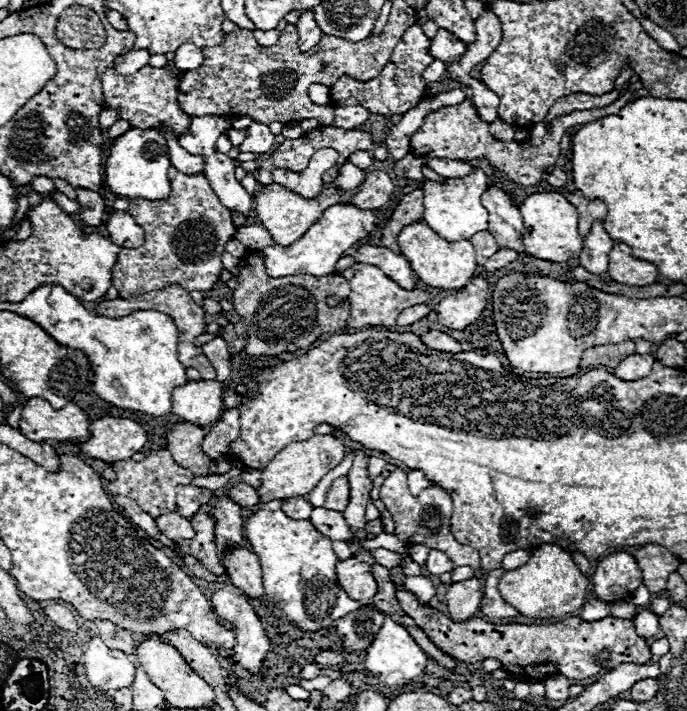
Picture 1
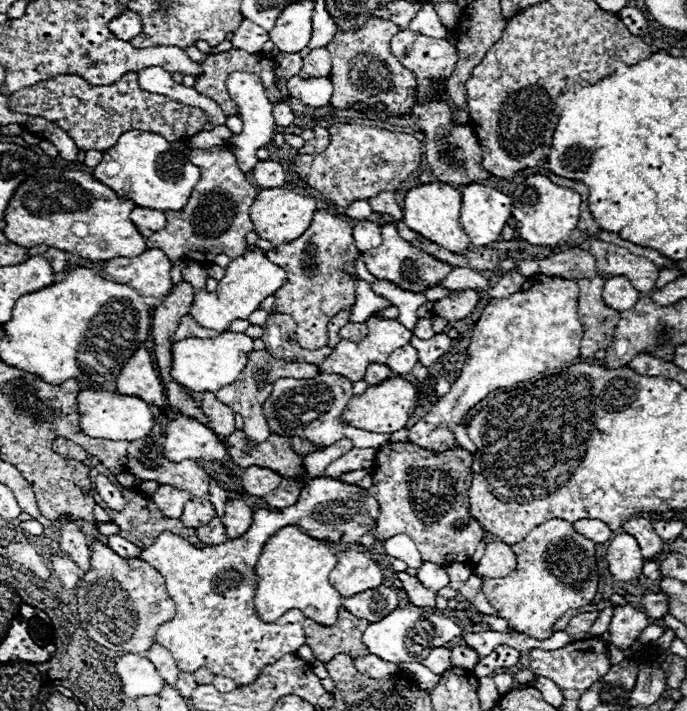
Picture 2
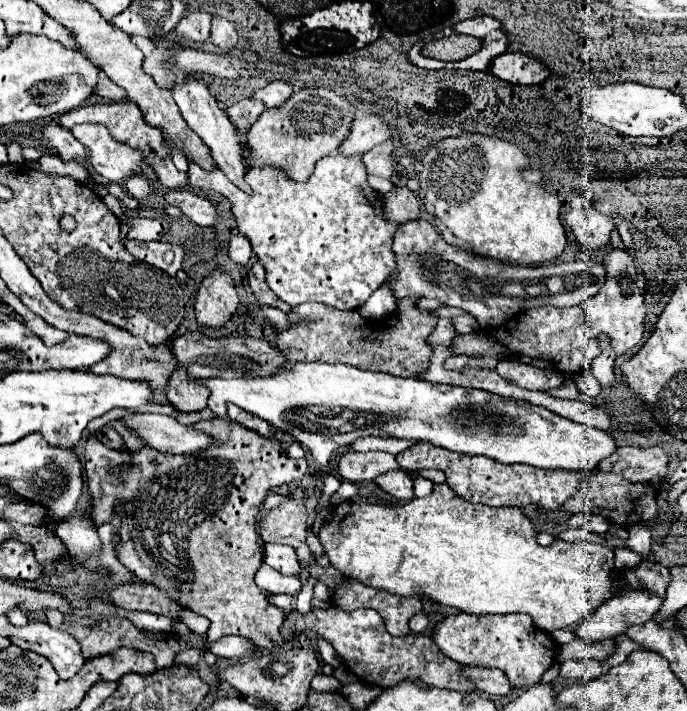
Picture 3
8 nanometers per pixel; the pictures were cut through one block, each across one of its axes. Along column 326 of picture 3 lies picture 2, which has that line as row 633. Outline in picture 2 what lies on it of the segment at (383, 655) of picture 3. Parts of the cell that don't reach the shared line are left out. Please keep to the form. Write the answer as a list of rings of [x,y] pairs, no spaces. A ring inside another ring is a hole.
[[[626,604],[626,606],[618,606],[614,610],[614,616],[612,616],[612,622],[608,626],[608,634],[610,634],[610,644],[628,652],[630,646],[634,644],[634,640],[640,636],[640,632],[650,624],[648,616]]]

